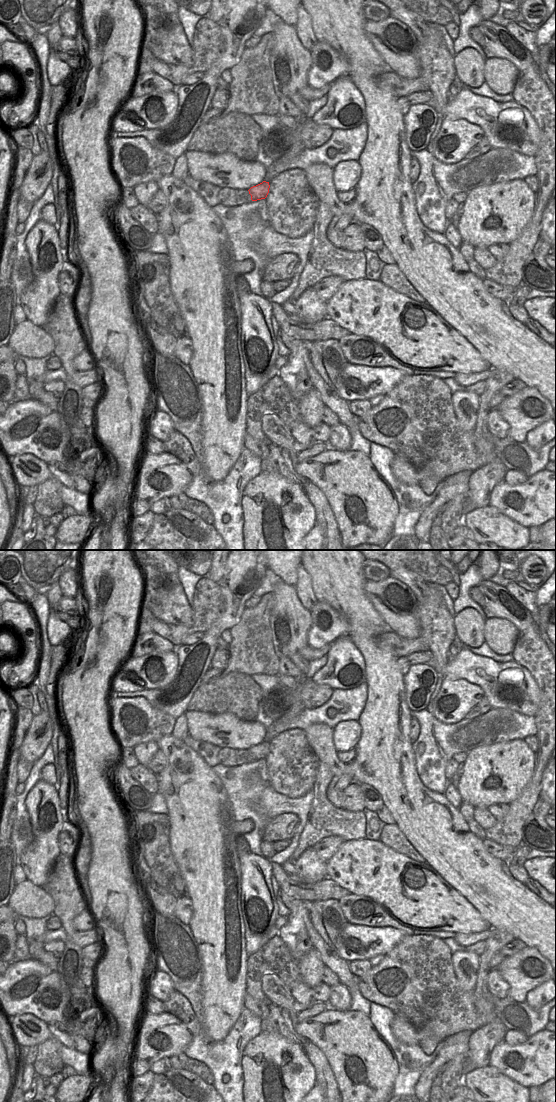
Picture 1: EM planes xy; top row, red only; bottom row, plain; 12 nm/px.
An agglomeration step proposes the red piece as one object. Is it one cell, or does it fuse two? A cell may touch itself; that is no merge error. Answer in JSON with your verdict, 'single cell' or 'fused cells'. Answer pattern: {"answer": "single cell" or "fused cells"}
{"answer": "single cell"}

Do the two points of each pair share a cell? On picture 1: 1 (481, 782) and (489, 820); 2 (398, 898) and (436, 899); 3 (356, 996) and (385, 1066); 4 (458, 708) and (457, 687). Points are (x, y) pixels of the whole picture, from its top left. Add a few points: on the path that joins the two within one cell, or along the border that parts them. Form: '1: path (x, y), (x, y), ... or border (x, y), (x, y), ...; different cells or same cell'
1: border (474, 806), (483, 806), (486, 809); different cells
2: path (407, 899), (415, 903), (427, 901); same cell
3: border (351, 1009), (358, 1010), (367, 1016); different cells
4: path (459, 703), (460, 700), (457, 692); same cell

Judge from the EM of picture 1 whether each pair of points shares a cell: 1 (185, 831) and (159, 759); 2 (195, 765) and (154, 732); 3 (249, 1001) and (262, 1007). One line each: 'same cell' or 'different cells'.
1: different cells
2: different cells
3: same cell

